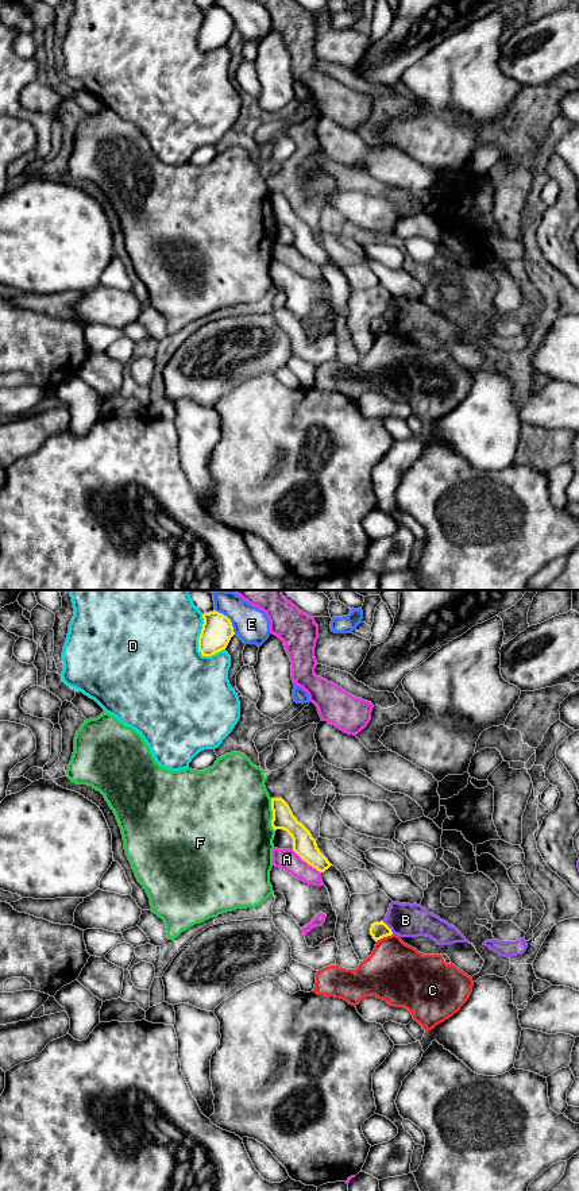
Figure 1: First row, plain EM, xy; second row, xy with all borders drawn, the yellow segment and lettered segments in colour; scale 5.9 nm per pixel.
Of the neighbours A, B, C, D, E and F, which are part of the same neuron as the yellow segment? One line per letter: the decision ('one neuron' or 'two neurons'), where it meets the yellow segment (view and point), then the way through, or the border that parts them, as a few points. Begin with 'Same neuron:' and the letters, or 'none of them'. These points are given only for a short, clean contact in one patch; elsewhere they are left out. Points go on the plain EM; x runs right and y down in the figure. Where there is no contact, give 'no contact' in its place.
Same neuron: none of them
A: two neurons | xy (307, 257)
B: two neurons | xy (389, 323) | along xy (382, 316), (393, 328)
C: two neurons | xy (383, 331) | along xy (392, 328), (377, 336)
D: two neurons | xy (199, 34)
E: two neurons | xy (230, 15)
F: two neurons | xy (273, 209)

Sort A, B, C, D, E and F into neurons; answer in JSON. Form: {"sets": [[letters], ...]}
{"sets": [["A", "B"], ["C"], ["D"], ["E"], ["F"]]}

